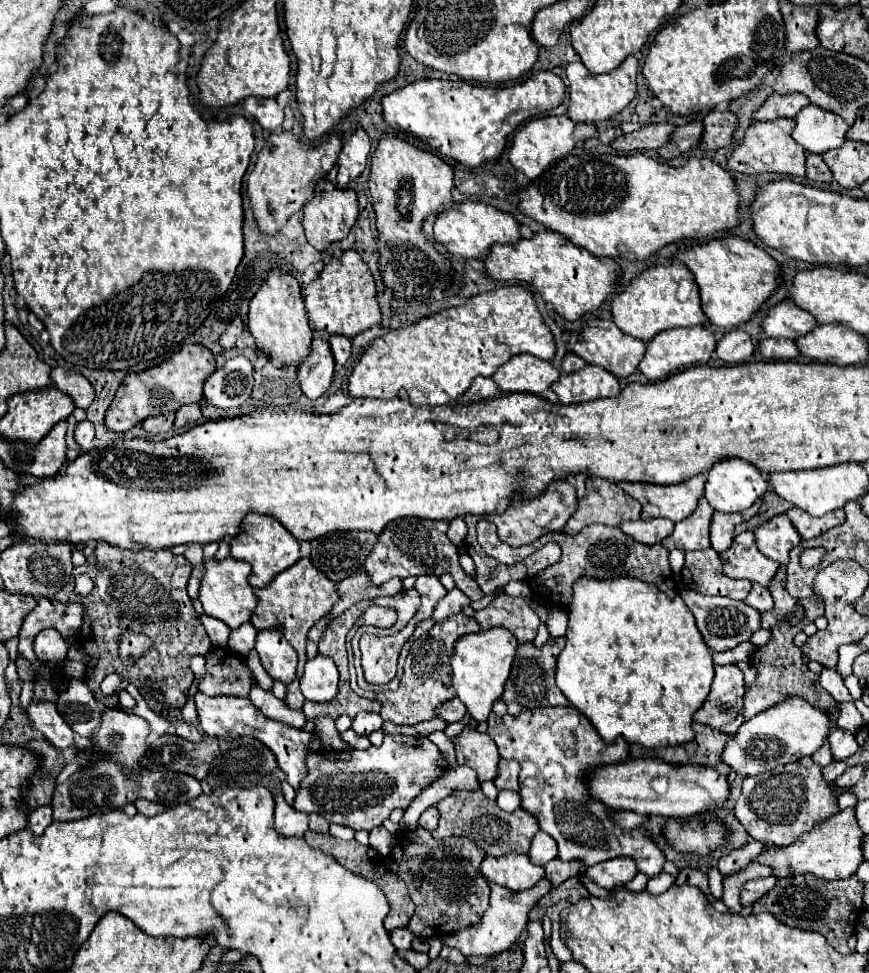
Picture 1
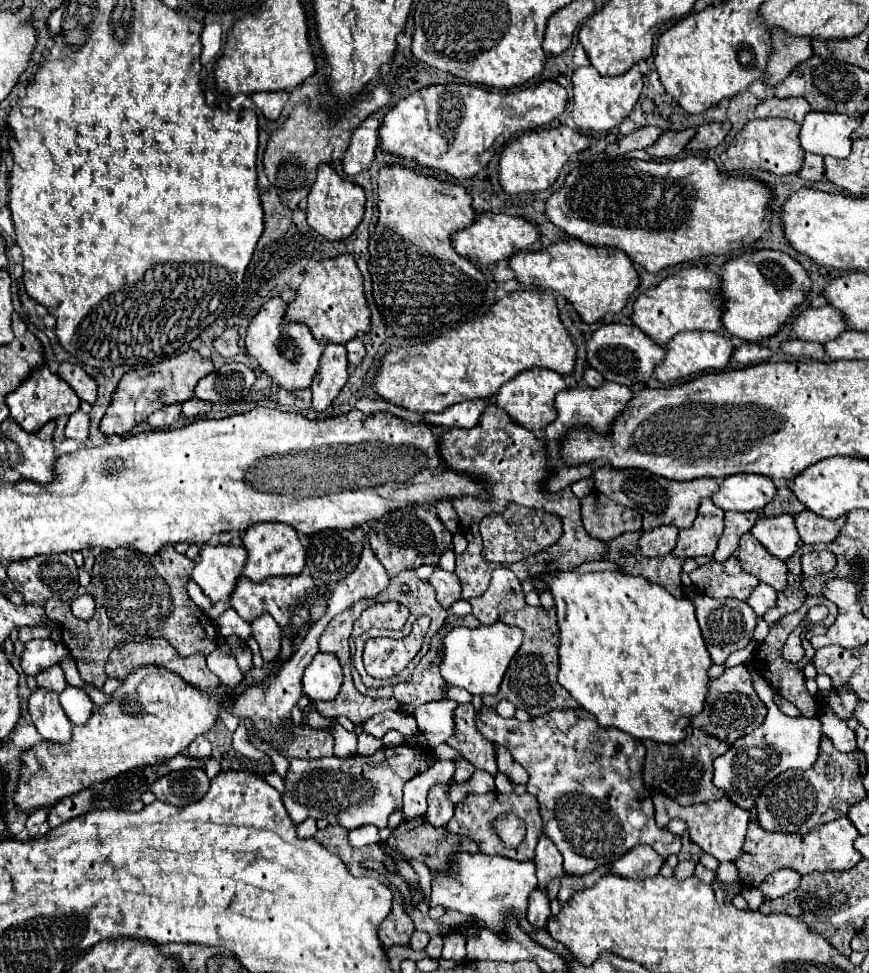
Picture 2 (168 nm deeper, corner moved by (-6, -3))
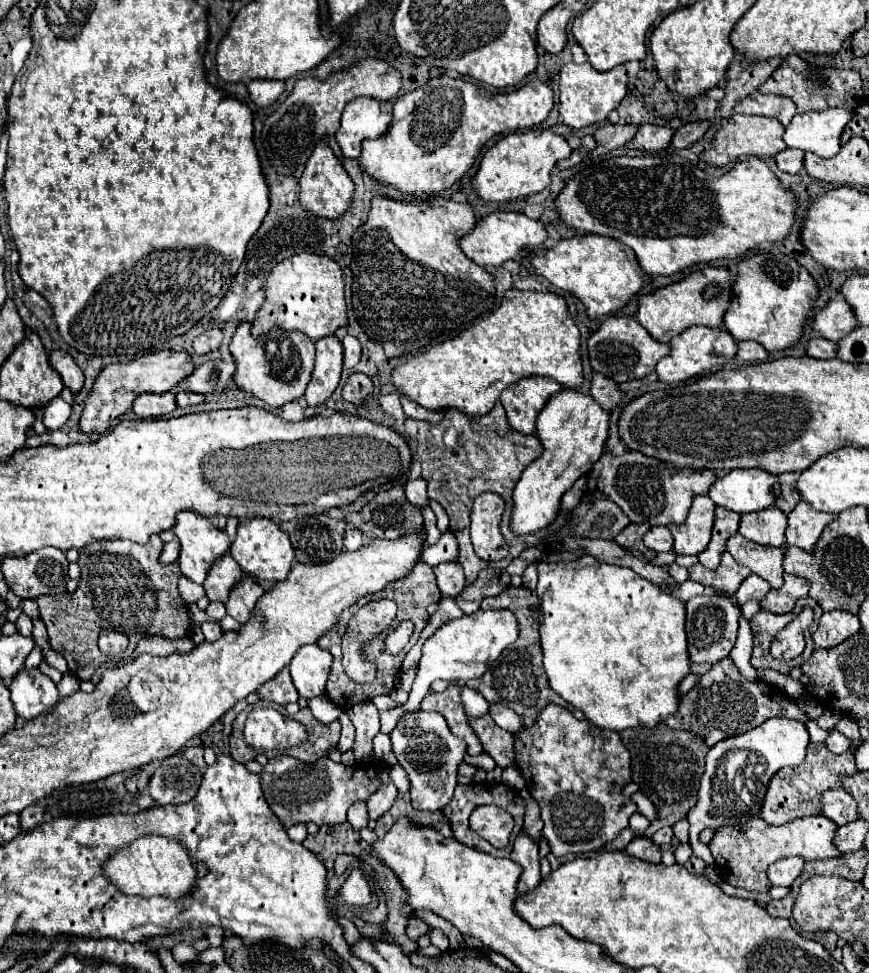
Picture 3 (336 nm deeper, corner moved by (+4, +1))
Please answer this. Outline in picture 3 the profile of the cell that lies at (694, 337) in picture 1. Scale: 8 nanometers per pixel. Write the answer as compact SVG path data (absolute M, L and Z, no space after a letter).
M691 327L671 339L671 355L667 355L665 359L657 363L657 375L659 375L659 381L663 383L681 383L691 377L705 375L709 371L723 367L727 361L735 357L735 353L737 353L737 343L729 335L729 331L709 329L709 327Z

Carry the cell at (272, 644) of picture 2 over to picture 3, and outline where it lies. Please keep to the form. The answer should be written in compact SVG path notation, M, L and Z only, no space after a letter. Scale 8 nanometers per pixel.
M251 575L243 577L237 587L231 589L229 599L225 603L227 613L231 617L235 617L239 623L247 623L247 619L251 619L251 611L255 609L255 603L259 601L259 597L263 595L263 587L259 585L259 581Z

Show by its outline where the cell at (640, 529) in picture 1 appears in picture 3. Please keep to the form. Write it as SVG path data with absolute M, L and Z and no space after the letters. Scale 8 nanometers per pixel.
M651 527L645 533L643 543L647 549L653 549L655 553L673 551L673 537L671 537L671 531L667 527Z

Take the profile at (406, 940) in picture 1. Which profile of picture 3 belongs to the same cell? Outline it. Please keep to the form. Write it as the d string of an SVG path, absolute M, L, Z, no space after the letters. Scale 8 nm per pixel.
M413 913L413 915L409 917L409 923L407 923L407 937L413 939L413 941L417 941L417 939L419 939L421 935L425 935L425 933L429 933L429 925Z

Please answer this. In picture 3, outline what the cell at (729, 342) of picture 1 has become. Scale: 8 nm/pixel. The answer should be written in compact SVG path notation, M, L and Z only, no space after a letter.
M741 341L739 351L735 355L735 361L741 365L753 365L753 363L763 363L767 359L767 351L755 343L755 341Z

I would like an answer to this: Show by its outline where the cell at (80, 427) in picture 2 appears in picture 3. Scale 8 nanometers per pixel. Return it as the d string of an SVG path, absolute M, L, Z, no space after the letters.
M55 397L53 401L49 401L45 407L43 407L43 423L49 431L55 431L59 427L65 425L65 421L69 419L69 411L71 411L71 405L65 403L61 397Z

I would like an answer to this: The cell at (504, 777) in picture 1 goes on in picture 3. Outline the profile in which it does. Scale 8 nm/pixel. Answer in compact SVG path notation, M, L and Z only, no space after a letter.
M491 715L485 717L475 717L469 721L473 731L477 733L477 737L483 743L483 749L495 759L495 763L499 767L509 767L515 763L515 755L513 755L513 735L503 731L501 727L495 725L495 721L491 719Z

